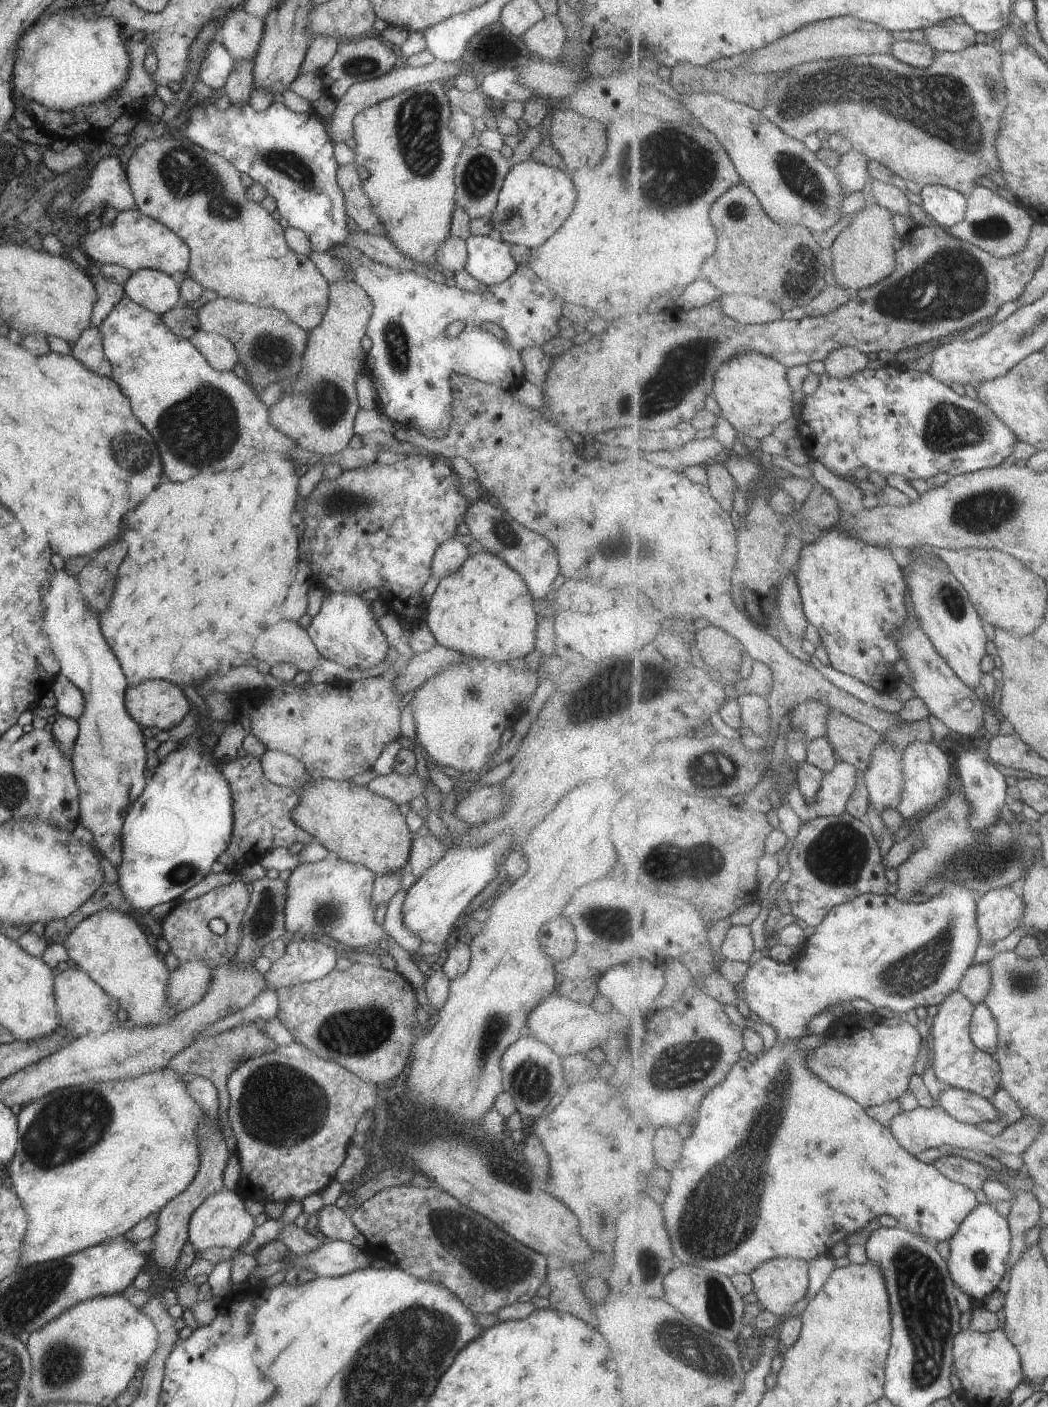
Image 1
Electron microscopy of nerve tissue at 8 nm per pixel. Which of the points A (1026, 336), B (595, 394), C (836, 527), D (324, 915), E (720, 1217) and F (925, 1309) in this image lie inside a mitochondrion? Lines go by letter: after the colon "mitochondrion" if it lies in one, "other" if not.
A: mitochondrion
B: other
C: other
D: mitochondrion
E: mitochondrion
F: mitochondrion

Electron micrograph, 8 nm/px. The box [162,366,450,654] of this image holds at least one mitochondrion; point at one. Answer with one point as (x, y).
(340, 502)

